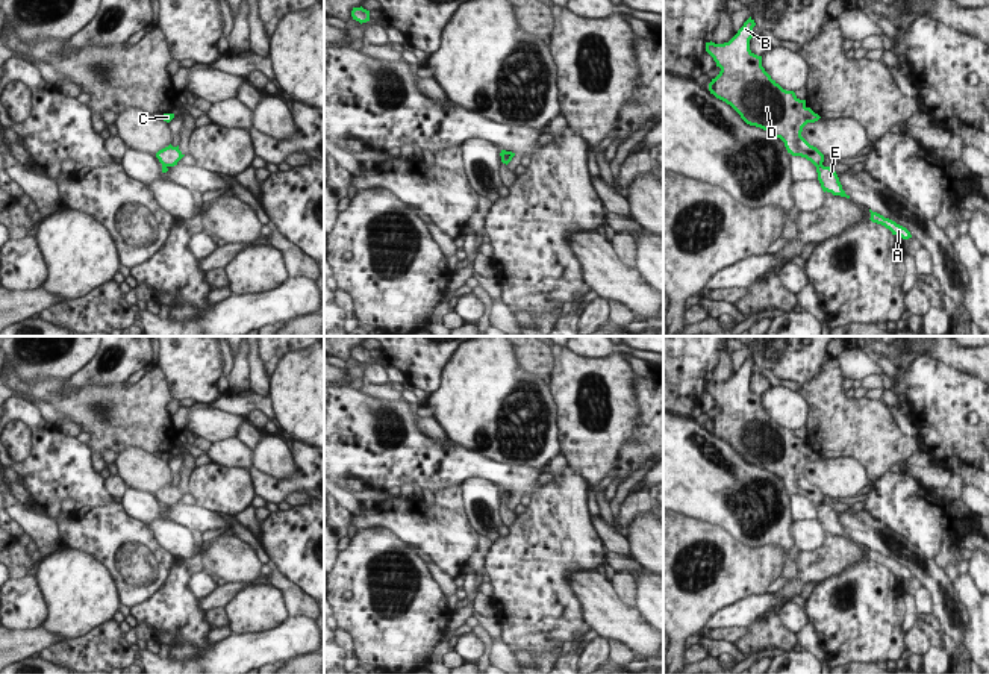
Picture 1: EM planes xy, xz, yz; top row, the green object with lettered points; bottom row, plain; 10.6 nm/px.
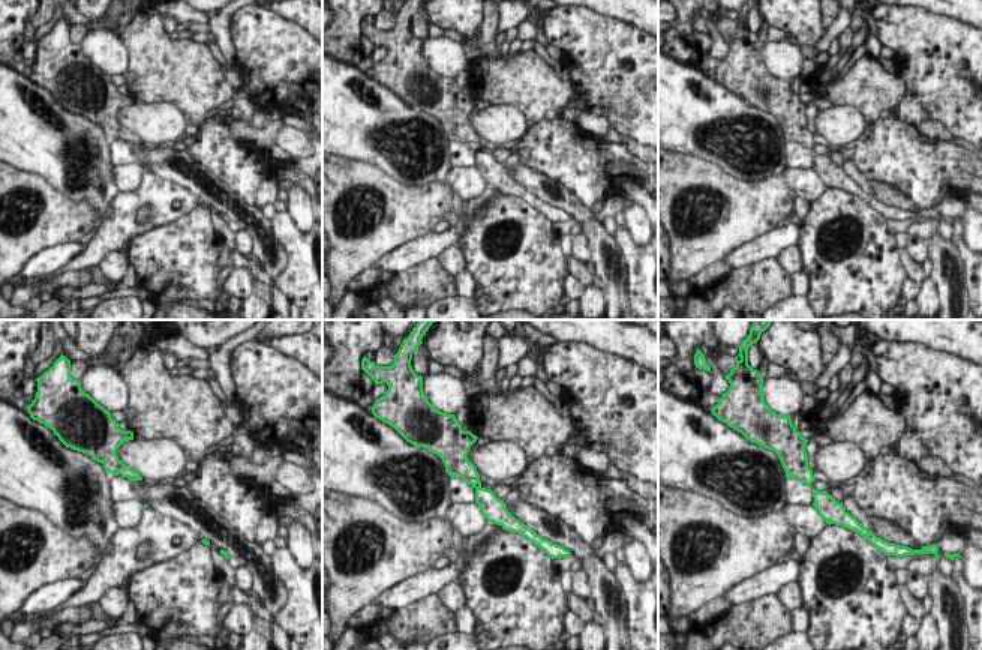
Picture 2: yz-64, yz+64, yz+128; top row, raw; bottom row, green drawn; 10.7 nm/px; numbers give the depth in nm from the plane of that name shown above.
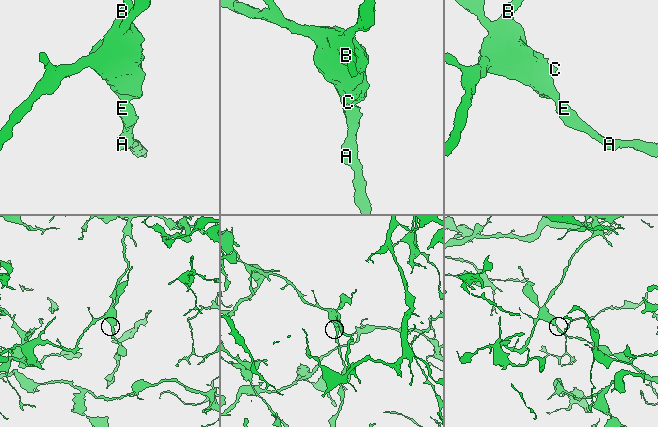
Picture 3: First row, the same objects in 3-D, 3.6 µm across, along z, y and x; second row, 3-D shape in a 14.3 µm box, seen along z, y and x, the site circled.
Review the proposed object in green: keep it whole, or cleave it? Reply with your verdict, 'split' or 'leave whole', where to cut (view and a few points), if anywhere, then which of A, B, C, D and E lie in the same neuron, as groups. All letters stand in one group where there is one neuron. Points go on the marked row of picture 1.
split; cut yz (821, 162), (817, 167); groups A E / B C D

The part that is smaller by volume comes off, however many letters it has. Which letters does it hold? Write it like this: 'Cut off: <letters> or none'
Cut off: A, E

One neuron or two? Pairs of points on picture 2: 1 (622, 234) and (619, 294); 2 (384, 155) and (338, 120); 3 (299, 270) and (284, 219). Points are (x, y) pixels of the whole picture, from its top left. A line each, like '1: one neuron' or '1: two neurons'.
1: two neurons
2: one neuron
3: one neuron

